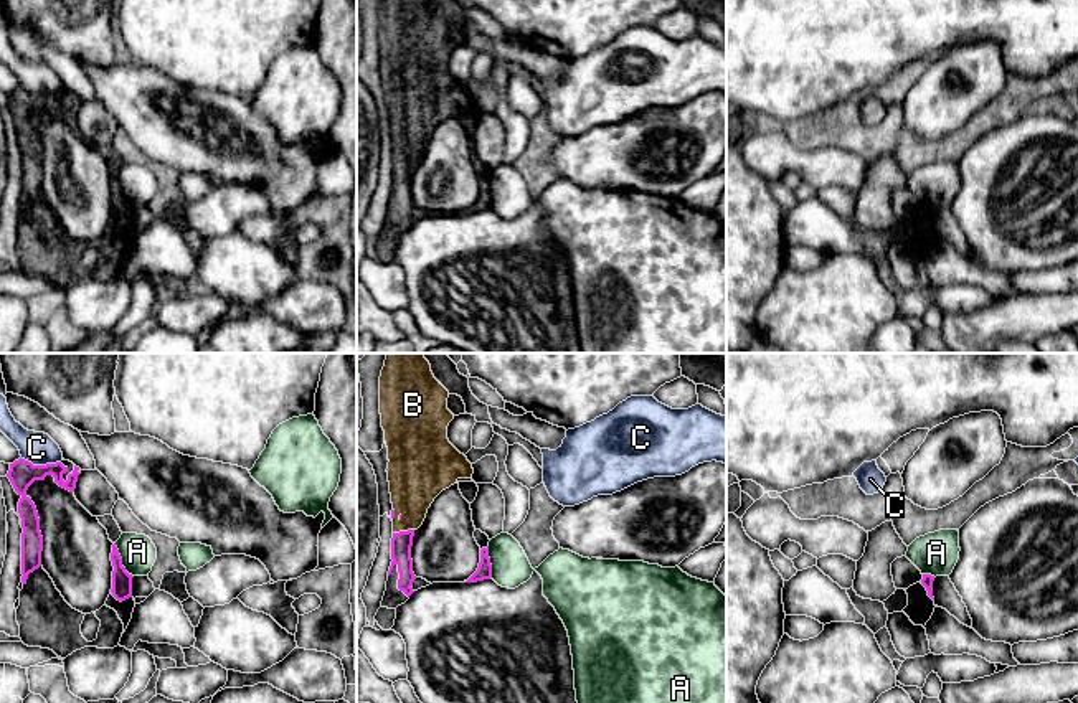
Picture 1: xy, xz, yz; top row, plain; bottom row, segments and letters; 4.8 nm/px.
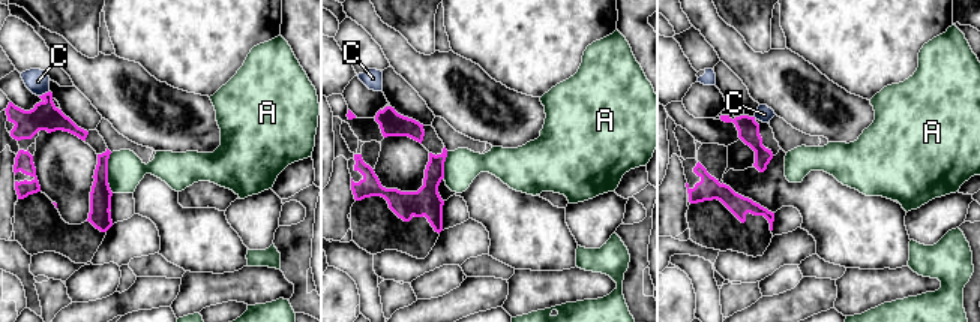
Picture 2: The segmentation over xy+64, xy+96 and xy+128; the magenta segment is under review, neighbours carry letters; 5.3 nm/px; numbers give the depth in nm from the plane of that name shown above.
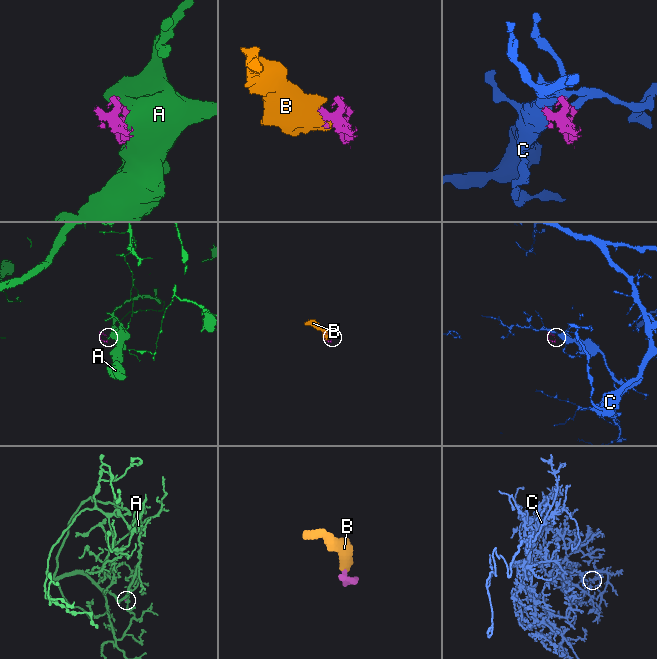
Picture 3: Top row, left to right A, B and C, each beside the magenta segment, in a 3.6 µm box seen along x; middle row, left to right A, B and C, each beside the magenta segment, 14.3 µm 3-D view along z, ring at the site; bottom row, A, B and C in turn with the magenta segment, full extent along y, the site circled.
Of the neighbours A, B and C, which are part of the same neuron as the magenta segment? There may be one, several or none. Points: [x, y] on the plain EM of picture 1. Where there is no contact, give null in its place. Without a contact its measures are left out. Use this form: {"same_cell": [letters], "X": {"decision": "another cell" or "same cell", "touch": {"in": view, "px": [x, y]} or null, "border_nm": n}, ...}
{"same_cell": ["B"], "A": {"decision": "another cell", "touch": {"in": "xy", "px": [121, 190]}, "border_nm": 190}, "B": {"decision": "same cell", "touch": {"in": "xz", "px": [403, 162]}, "border_nm": 110}, "C": {"decision": "another cell", "touch": {"in": "xy", "px": [40, 96]}, "border_nm": 200}}

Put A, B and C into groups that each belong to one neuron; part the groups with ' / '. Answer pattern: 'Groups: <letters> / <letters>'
Groups: A / B / C

